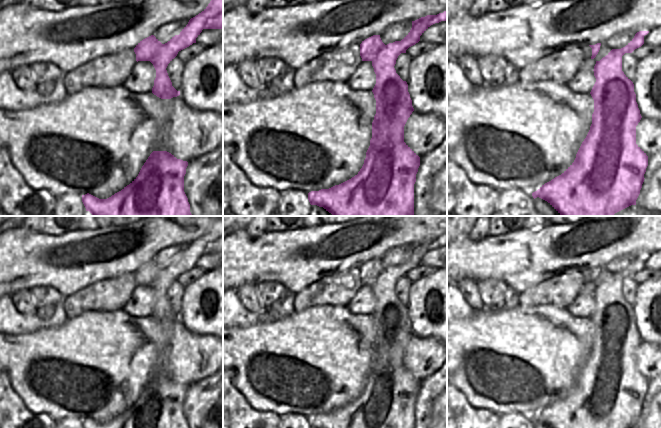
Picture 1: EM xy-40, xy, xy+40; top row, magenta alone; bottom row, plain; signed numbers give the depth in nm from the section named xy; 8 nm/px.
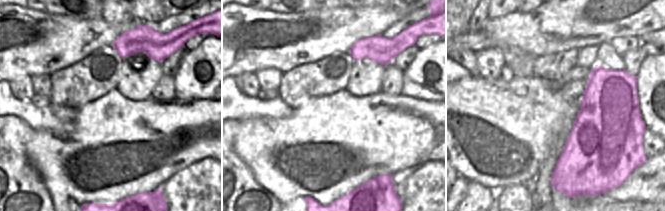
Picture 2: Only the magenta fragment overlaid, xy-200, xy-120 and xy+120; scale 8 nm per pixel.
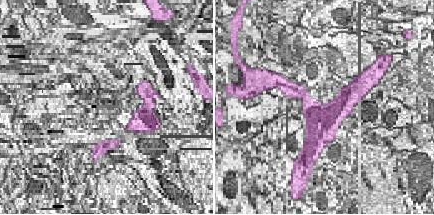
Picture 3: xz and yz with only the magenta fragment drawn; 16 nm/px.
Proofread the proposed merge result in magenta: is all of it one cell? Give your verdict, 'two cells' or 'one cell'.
two cells

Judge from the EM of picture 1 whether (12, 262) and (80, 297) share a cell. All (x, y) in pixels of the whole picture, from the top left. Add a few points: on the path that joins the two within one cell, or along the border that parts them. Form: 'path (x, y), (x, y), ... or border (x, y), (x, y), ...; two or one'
border (94, 282), (64, 297); two

